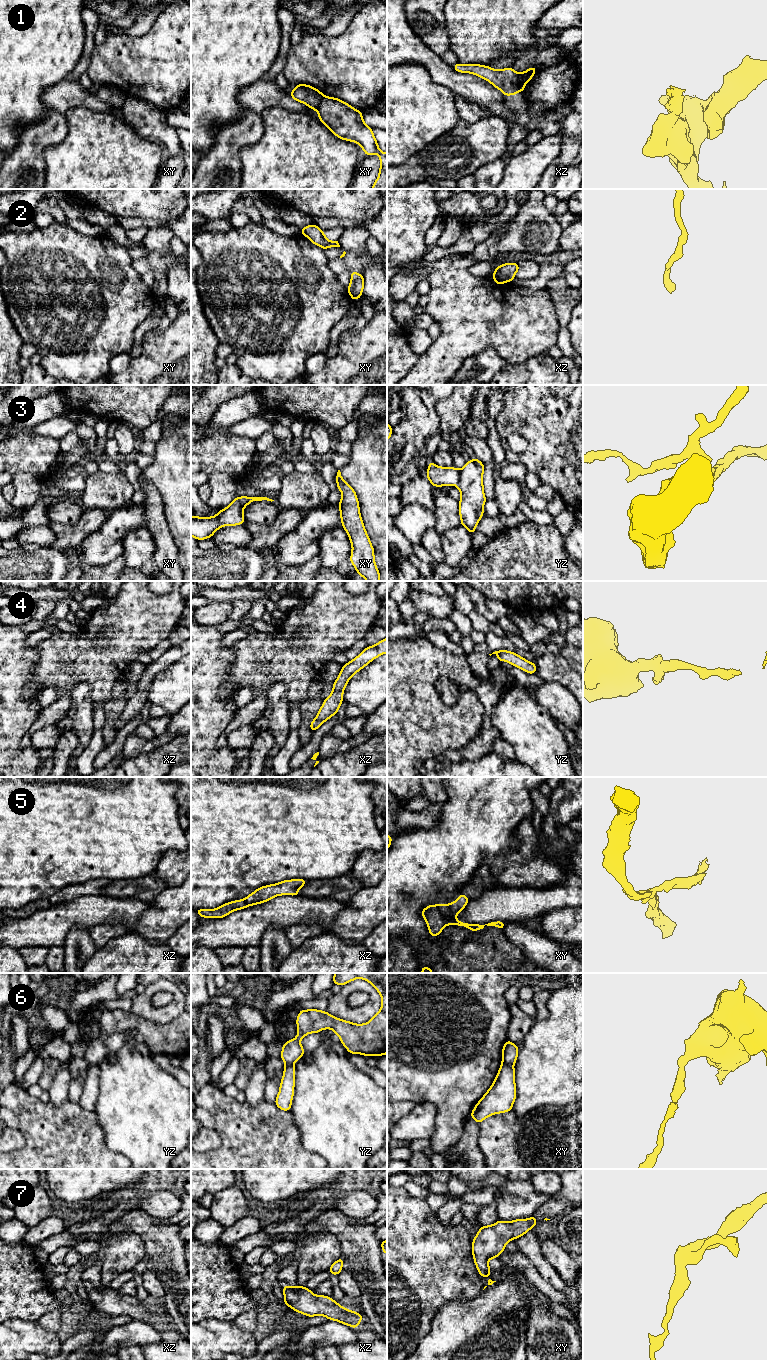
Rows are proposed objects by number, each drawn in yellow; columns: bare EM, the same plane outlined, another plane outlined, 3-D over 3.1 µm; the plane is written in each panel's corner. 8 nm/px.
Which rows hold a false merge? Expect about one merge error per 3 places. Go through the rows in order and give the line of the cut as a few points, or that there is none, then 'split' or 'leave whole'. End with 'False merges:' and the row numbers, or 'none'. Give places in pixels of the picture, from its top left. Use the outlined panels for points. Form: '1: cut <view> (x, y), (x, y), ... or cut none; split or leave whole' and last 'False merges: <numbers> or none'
1: cut xz (518, 73), (519, 88), (521, 90); split
2: cut none; leave whole
3: cut yz (459, 470), (459, 479), (455, 483); split
4: cut none; leave whole
5: cut xy (436, 905), (446, 924); split
6: cut xy (502, 1061), (512, 1066); split
7: cut none; leave whole
False merges: 1, 3, 5, 6

